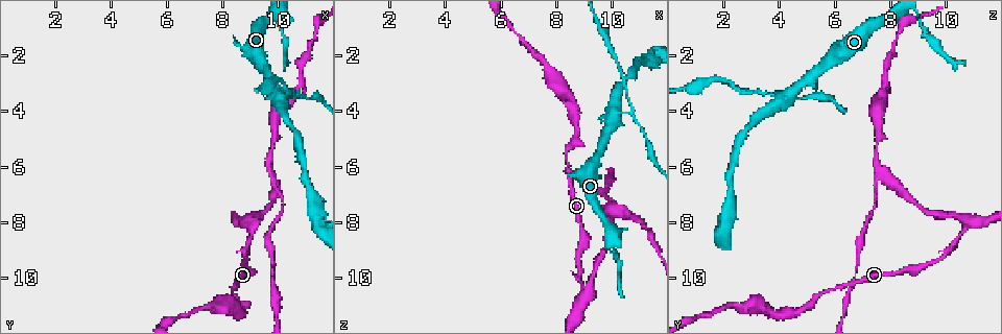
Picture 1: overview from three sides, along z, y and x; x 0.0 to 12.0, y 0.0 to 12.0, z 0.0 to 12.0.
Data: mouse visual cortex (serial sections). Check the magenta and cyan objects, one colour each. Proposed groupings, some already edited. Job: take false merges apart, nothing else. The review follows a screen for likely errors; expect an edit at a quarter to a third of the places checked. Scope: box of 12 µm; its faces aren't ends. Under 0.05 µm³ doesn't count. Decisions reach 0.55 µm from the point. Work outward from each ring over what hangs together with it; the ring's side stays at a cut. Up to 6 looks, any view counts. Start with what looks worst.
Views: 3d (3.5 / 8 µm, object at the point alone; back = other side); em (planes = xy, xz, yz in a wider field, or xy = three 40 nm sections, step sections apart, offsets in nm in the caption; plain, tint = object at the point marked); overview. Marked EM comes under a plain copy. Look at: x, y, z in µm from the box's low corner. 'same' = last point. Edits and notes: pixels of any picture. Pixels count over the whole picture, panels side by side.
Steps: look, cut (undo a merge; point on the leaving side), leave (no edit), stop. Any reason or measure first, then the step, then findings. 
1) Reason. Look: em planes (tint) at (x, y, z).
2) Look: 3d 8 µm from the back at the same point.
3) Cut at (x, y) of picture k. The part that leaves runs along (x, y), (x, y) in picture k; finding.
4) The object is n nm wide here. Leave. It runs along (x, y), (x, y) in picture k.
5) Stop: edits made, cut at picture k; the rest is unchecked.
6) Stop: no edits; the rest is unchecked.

Abrupt turn. Look: 3d 8 µm at (10.1, 3.6, 4.1).

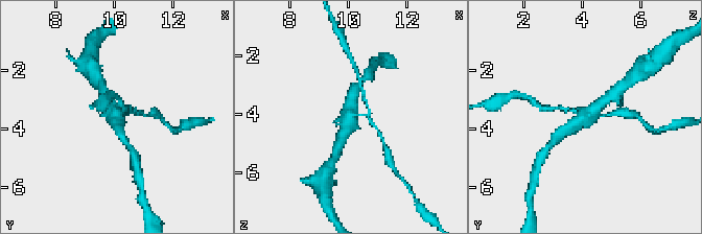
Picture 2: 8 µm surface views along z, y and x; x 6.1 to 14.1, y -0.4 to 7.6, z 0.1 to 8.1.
3 arms meet here; the arms are 150, 400, 400 nm wide. Look: em xy step 2 (tint) at (10.0, 3.7, 4.0).

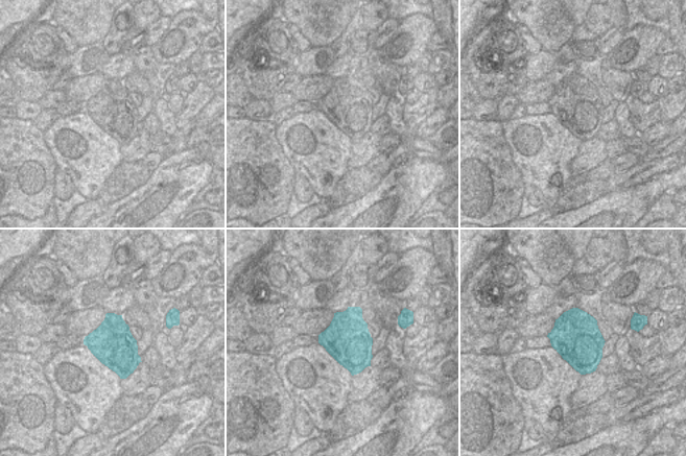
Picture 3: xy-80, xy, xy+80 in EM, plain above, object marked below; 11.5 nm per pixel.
Cut at (130, 109) of picture 2. The part that leaves runs along (359, 115), (369, 113), (359, 80) in picture 2; two cells meet here.

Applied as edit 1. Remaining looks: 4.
See it whole again. Look: overview.

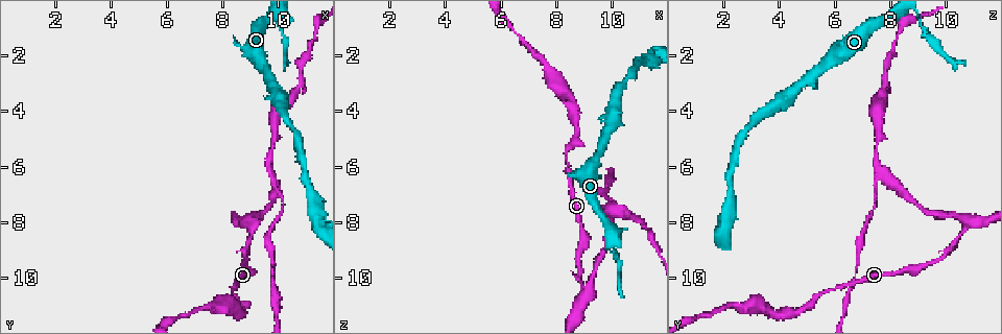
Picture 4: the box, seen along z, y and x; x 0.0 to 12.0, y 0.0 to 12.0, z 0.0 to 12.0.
Three arms meet. Look: 3d 3.5 µm at (9.2, 7.9, 10.7).

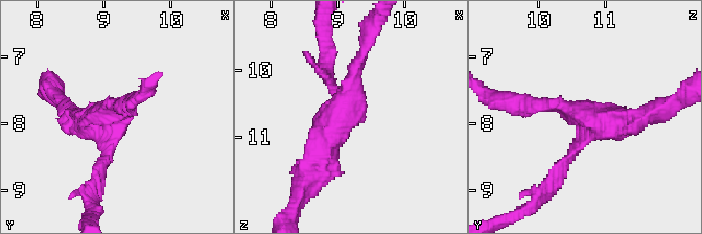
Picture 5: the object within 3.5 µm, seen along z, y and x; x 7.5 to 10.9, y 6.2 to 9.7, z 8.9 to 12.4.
3 arms meet here; the arms are 150, 200, 400 nm wide; need the tissue. Look: em xy step 5 (tint) at (9.15, 7.85, 10.65).

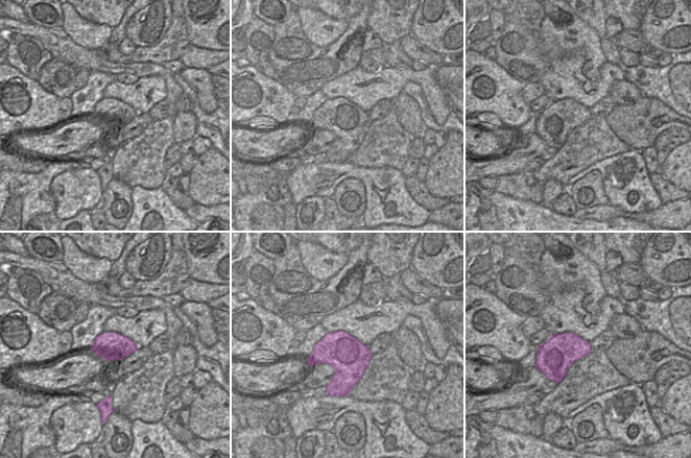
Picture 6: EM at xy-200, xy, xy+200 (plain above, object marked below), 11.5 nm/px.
Leave. It runs along (97, 178), (110, 103), (129, 100) in picture 5; continuous, no second cell.

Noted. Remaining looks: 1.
Stop: edits made, cut at picture 2; the rest is unchecked.

